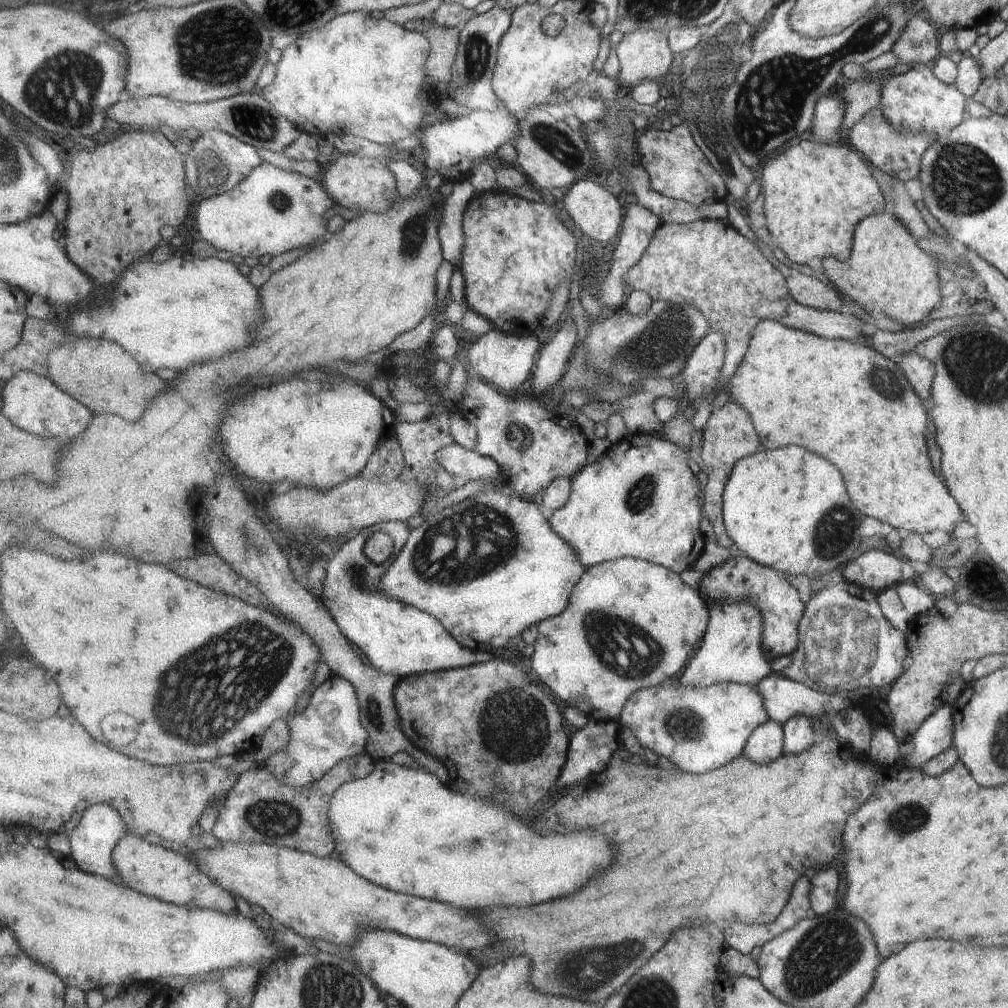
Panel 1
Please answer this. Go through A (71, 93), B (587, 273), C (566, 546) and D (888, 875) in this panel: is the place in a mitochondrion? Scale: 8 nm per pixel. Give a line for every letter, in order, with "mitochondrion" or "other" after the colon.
A: mitochondrion
B: other
C: other
D: other

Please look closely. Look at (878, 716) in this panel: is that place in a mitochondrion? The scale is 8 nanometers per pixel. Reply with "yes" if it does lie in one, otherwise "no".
no

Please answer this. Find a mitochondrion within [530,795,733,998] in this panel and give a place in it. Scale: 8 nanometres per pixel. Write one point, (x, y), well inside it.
(587, 971)

